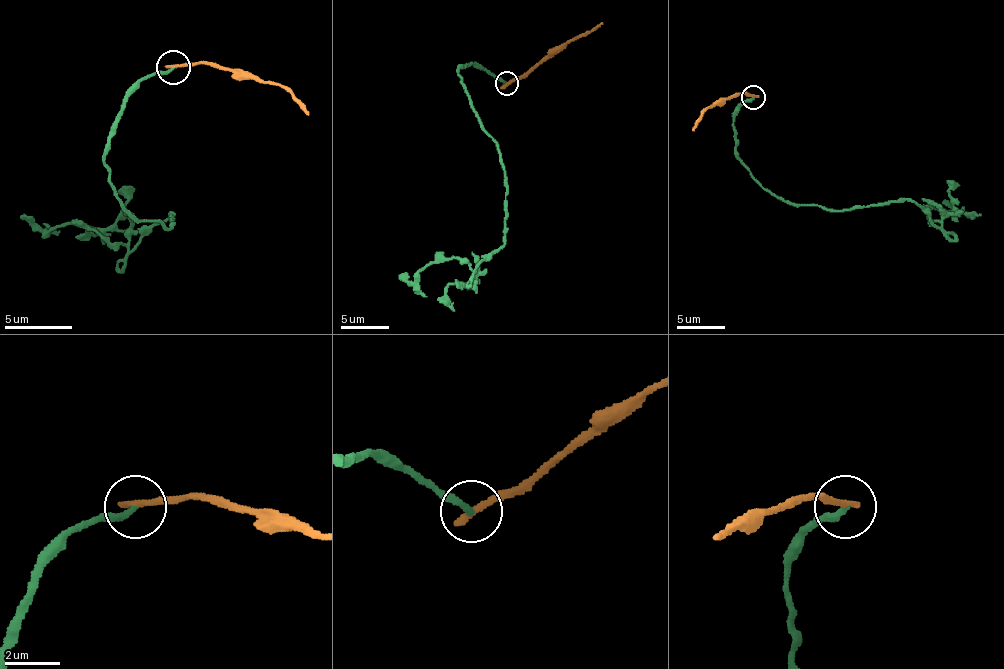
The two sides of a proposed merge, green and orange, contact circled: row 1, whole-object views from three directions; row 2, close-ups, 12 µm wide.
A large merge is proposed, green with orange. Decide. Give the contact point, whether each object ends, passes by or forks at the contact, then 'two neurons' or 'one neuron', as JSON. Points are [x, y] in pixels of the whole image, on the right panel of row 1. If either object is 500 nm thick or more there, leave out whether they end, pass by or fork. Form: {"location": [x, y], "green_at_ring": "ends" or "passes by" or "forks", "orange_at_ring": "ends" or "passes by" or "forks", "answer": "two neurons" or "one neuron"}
{"location": [753, 97], "green_at_ring": "ends", "orange_at_ring": "ends", "answer": "two neurons"}

